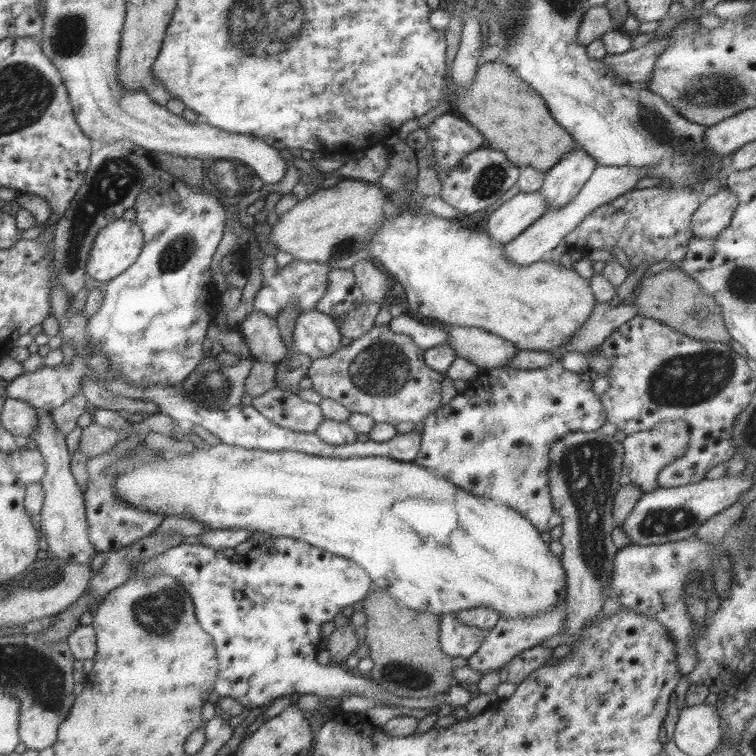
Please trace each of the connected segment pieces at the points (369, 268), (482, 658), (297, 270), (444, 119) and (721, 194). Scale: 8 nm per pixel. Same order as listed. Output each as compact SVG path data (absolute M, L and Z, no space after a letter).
M371 258L356 261L350 270L362 292L363 303L380 303L389 294L392 281L375 266Z
M567 598L565 600L559 600L559 604L555 604L553 608L549 608L547 612L541 612L537 616L499 617L495 626L485 632L479 648L475 650L475 654L471 654L466 659L467 666L479 672L481 677L489 671L502 670L502 667L522 650L541 644L541 641L547 639L549 636L561 634L561 627L565 623L565 615L567 615L565 609L567 609Z
M264 255L259 258L259 272L261 272L261 287L253 297L252 310L259 311L275 319L277 312L285 304L297 306L301 312L309 312L315 309L315 302L323 296L327 290L327 274L329 274L328 263L303 262L292 260L282 268L277 268L273 255Z
M452 111L442 113L428 124L428 138L433 150L433 170L453 170L459 158L482 146L483 136Z
M727 188L707 197L691 217L691 232L697 238L715 238L730 220L737 206L737 198Z

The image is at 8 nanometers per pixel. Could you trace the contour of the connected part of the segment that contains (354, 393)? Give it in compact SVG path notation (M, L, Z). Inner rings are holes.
M373 325L365 334L351 340L346 346L340 346L333 354L311 360L306 375L311 379L313 391L347 408L349 413L366 414L374 423L395 426L401 422L413 422L415 425L441 405L440 386L445 377L444 373L431 370L425 364L424 351L413 343L411 337L391 331L387 325Z

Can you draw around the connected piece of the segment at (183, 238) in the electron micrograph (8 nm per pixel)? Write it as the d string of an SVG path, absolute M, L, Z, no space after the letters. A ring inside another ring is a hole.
M156 166L153 169L153 173L149 173L143 179L141 191L136 195L132 207L135 210L134 222L142 232L143 246L133 264L121 271L121 274L115 276L115 278L110 278L107 284L102 285L103 301L101 301L101 307L95 311L95 314L87 317L87 335L85 335L85 340L93 348L101 350L101 354L105 354L109 370L115 372L127 384L141 386L141 389L147 389L147 386L155 386L155 384L175 386L180 384L182 380L185 380L185 377L200 364L203 354L201 344L203 344L203 340L206 338L207 326L209 326L211 320L214 320L214 316L219 310L218 305L220 304L221 293L215 289L215 285L211 282L209 264L211 264L211 256L213 256L216 246L223 236L223 226L225 226L225 220L227 220L227 212L225 212L223 203L209 191L202 190L202 188L188 188L180 178L175 178L169 172L158 169Z

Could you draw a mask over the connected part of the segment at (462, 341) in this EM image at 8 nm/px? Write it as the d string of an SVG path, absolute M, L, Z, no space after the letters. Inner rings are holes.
M442 324L441 329L447 331L445 344L453 349L455 356L467 359L481 370L507 367L518 350L512 342L473 326Z

